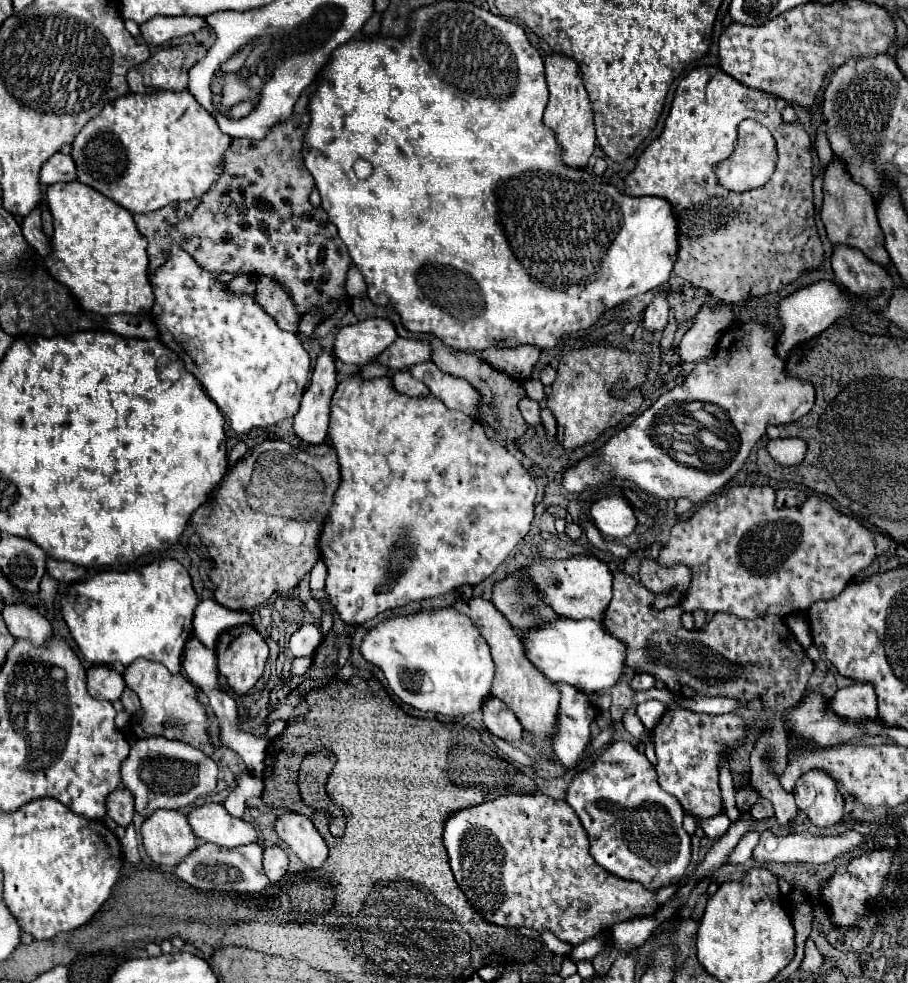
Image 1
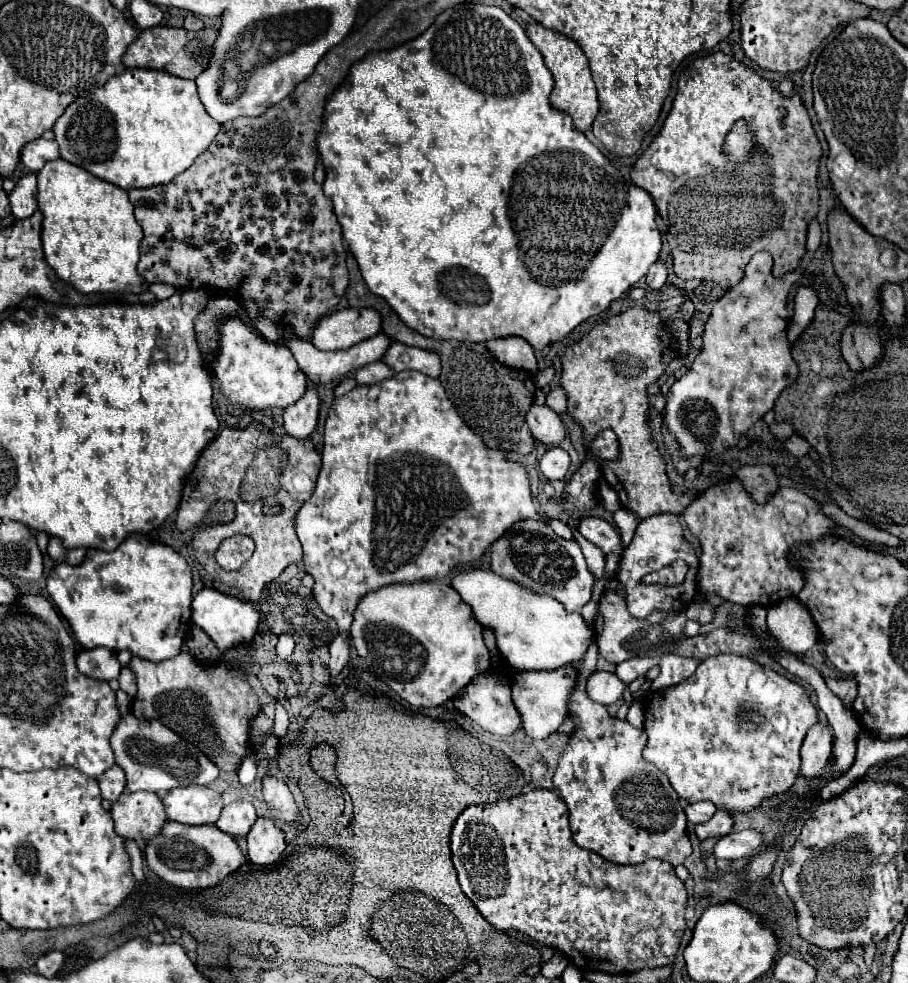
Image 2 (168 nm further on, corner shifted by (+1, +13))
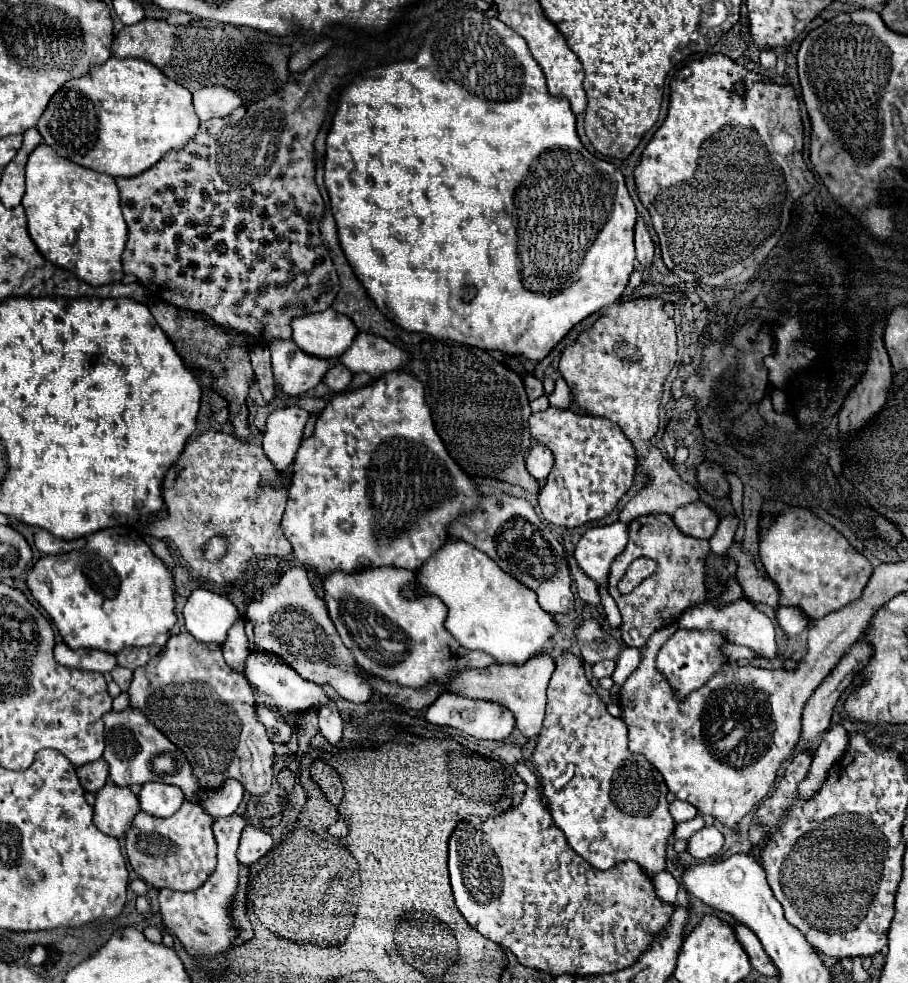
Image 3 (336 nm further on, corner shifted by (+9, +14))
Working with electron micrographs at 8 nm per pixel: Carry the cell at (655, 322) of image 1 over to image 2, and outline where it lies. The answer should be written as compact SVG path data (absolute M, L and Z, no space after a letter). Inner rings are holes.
M656 261L656 265L652 265L650 269L648 269L648 273L646 273L646 285L650 287L650 289L660 289L664 283L666 283L666 275L668 275L668 269L666 269L666 265L662 263L662 261Z

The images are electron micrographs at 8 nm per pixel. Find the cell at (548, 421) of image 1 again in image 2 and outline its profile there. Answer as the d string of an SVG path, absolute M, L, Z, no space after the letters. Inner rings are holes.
M554 385L552 391L546 395L546 405L552 407L556 413L566 411L566 391L560 385Z

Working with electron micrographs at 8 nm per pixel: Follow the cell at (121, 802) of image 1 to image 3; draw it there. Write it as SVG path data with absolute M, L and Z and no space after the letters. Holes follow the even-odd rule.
M100 758L94 764L86 764L82 768L76 768L76 774L78 774L84 790L96 794L108 782L108 764L106 764L106 760Z

